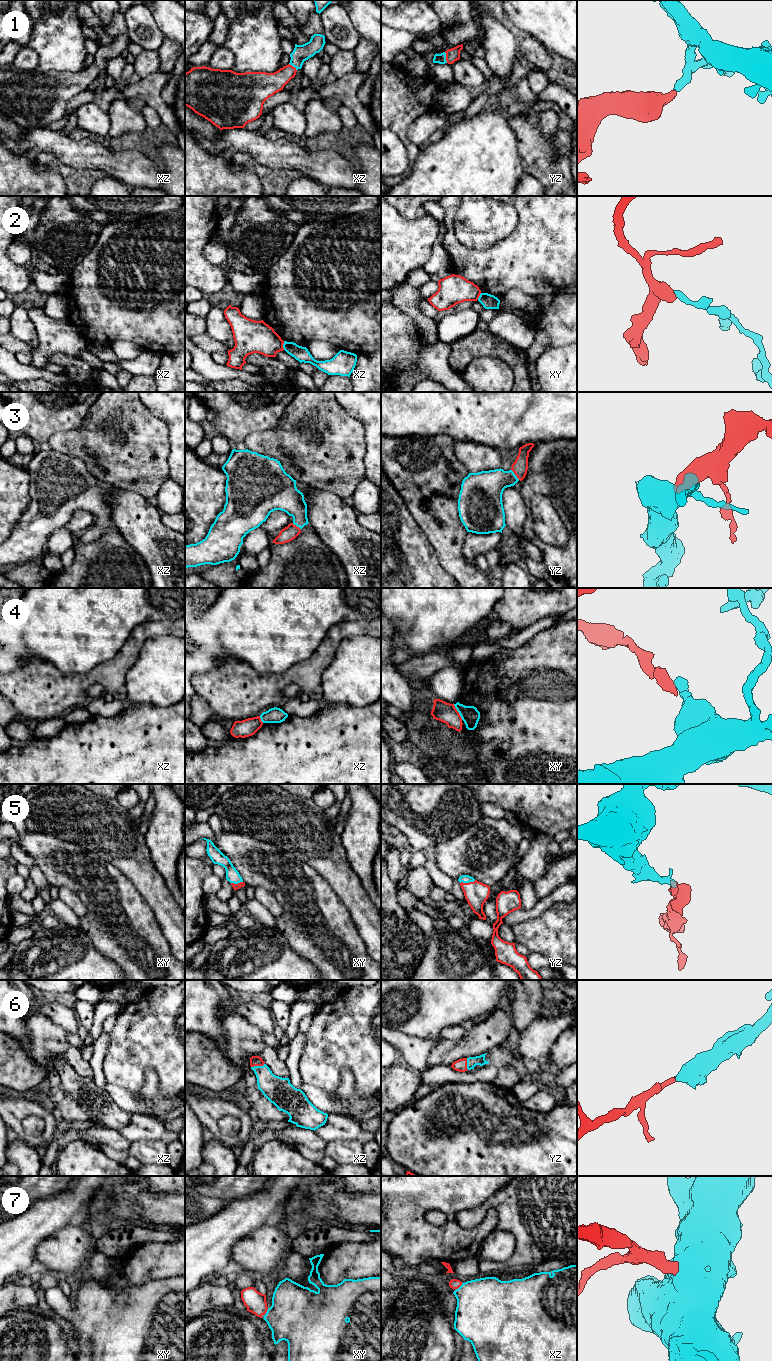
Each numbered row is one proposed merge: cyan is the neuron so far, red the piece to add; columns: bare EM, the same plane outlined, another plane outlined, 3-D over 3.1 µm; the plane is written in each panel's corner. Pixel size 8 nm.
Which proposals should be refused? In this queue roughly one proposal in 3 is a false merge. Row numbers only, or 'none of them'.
2, 4

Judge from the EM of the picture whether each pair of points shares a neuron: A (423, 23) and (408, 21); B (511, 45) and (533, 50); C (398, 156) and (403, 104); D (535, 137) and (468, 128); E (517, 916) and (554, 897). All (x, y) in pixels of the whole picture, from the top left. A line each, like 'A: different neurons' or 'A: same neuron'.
A: same neuron
B: different neurons
C: different neurons
D: different neurons
E: same neuron

